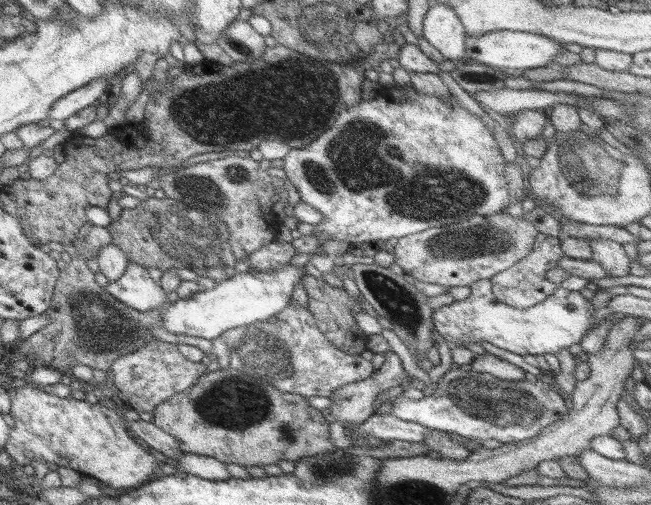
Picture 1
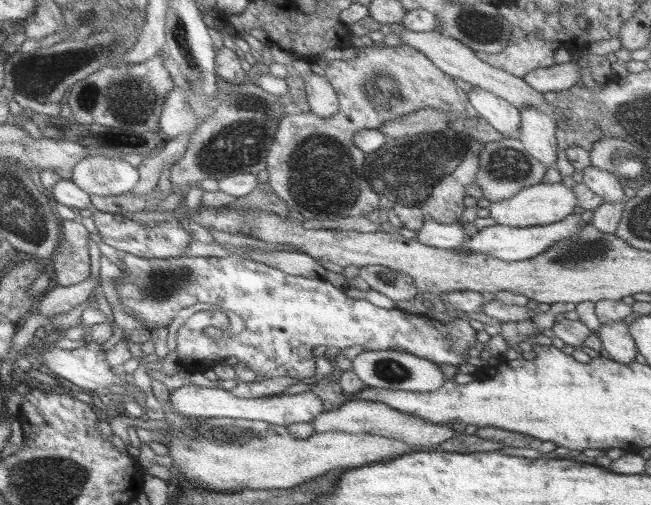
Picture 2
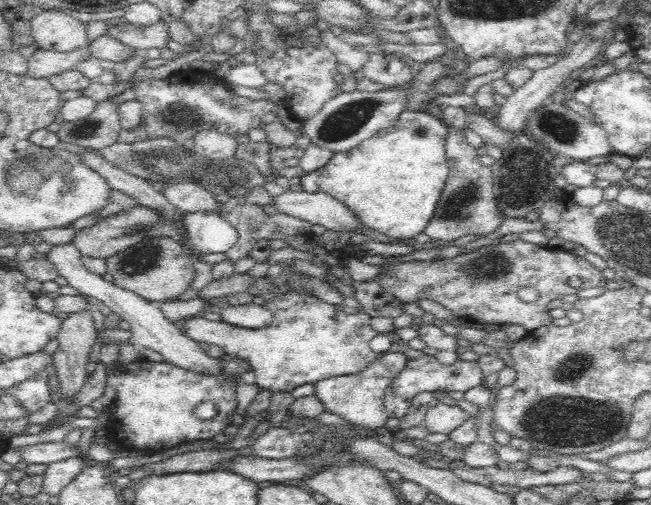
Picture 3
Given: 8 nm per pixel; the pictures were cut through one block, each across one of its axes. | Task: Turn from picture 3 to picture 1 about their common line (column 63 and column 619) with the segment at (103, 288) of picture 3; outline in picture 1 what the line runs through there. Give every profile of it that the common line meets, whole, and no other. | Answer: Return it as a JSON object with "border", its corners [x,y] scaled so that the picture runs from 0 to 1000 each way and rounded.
{"border":[[[899,473],[908,491],[908,517],[929,533],[929,547],[960,547],[966,539],[966,515],[952,483],[940,475]]]}

